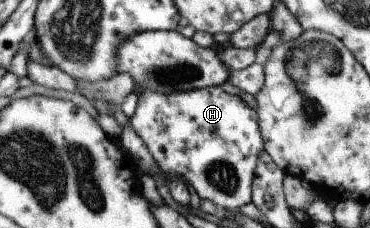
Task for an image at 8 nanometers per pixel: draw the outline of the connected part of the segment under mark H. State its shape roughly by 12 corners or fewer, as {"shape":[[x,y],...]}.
{"shape":[[219,86],[143,91],[131,117],[200,200],[253,202],[259,114]]}

